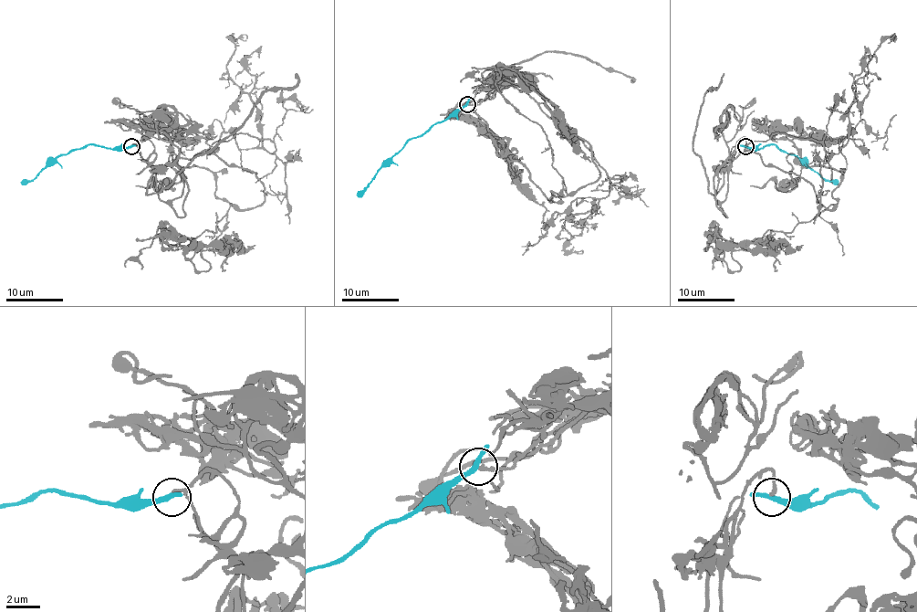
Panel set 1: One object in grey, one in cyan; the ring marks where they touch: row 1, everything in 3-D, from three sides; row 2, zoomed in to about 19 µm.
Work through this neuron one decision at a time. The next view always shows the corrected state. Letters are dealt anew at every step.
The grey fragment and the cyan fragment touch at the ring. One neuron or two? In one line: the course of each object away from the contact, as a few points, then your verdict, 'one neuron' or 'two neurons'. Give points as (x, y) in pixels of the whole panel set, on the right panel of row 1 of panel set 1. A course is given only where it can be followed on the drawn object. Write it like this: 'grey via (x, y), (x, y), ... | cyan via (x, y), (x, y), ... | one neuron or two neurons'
grey via (745, 146), (742, 137), (724, 165), (755, 152), (834, 205), (790, 232), (711, 238), (734, 249), (803, 245) | cyan via (745, 146), (760, 149), (775, 144), (795, 154), (824, 178), (838, 183) | two neurons

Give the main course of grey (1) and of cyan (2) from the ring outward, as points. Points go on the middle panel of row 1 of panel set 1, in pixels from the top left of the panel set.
1: (468, 103), (525, 90), (589, 146), (592, 183), (567, 193), (547, 134), (494, 83), (510, 69), (591, 162)
2: (468, 103), (409, 141), (358, 197)

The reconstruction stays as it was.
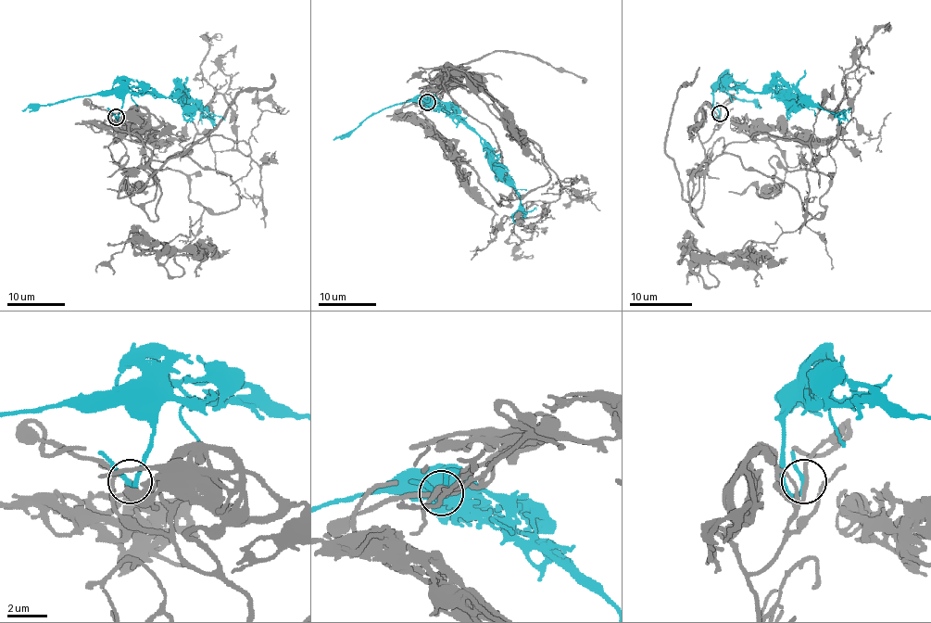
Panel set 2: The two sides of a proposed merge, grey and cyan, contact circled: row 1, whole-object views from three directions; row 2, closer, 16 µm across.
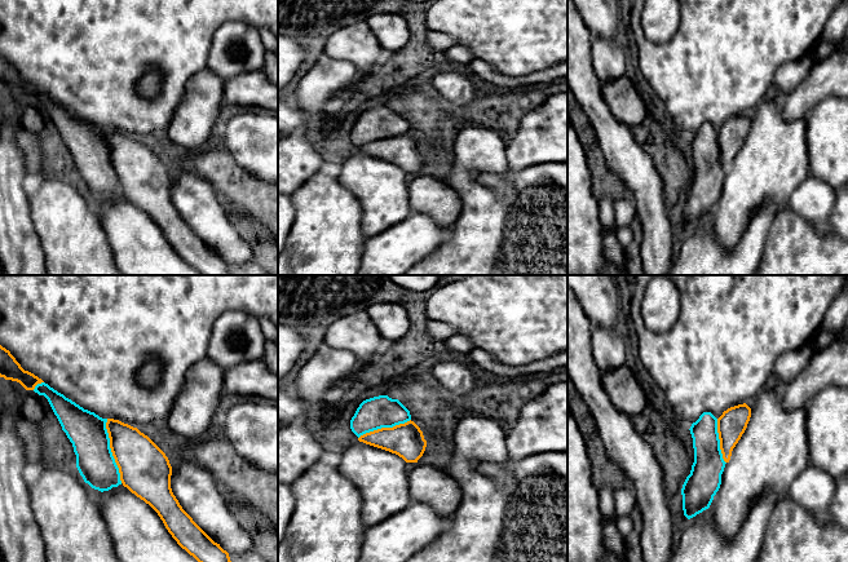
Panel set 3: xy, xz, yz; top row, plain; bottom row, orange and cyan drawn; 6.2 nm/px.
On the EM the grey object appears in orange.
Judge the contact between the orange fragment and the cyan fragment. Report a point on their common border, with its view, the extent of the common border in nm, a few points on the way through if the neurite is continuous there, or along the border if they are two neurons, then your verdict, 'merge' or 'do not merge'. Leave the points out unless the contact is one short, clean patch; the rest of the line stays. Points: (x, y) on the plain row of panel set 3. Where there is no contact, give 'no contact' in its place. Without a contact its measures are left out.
contact xy (111, 162); length 420 nm; merge

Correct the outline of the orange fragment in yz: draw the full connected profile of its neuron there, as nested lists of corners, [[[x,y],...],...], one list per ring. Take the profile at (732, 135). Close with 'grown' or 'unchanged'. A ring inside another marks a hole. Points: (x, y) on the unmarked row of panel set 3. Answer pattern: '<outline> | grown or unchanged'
[[[743,114],[728,119],[716,129],[703,123],[692,134],[694,173],[683,199],[684,226],[690,230],[708,220],[720,199],[721,185],[732,161],[745,143],[751,119]]] | grown

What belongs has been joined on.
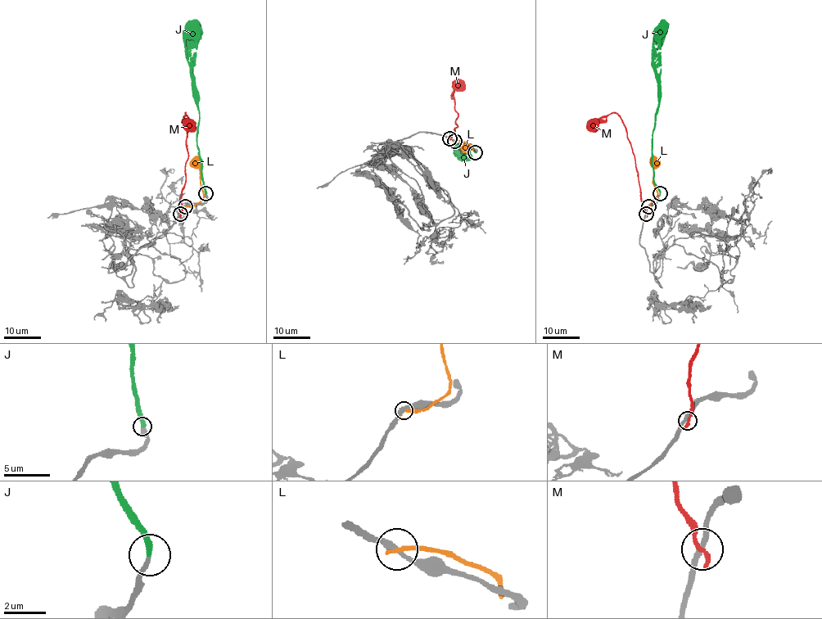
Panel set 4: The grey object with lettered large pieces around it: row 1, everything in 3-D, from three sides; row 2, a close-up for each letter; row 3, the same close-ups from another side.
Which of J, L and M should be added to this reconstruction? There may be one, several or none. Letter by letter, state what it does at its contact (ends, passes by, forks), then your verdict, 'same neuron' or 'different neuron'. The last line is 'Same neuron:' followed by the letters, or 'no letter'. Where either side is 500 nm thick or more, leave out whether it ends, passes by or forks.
J: it ends | same neuron
L: it ends | different neuron
M: it ends | different neuron
Same neuron: J

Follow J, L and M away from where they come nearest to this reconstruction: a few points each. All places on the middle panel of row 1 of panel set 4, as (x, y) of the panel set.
J: (474, 152), (471, 145), (466, 145), (468, 148), (465, 151), (458, 148), (461, 155), (465, 155)
L: (454, 141), (464, 141), (472, 149), (470, 146), (463, 146)
M: (449, 138), (457, 127), (458, 114), (453, 91), (458, 89), (463, 81)

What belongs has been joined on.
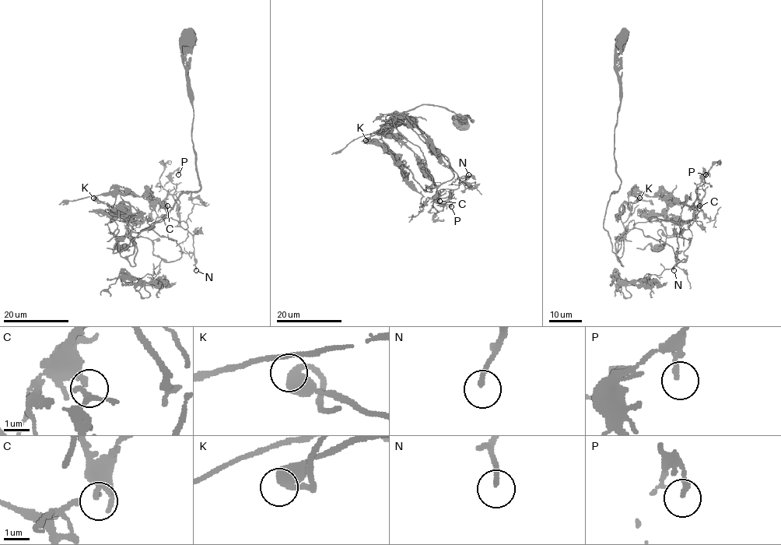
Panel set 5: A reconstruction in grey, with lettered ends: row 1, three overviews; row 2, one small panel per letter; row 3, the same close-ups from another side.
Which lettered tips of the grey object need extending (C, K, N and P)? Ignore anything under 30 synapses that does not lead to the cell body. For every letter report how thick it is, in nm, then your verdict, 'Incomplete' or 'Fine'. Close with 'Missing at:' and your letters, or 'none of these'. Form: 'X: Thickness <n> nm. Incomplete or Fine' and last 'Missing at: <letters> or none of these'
C: Thickness 280 nm. Fine
K: Thickness 380 nm. Fine
N: Thickness 180 nm. Incomplete
P: Thickness 180 nm. Fine
Missing at: N

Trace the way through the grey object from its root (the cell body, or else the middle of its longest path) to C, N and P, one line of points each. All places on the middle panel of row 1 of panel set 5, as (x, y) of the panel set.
C: (460, 125), (464, 115), (473, 121), (425, 104), (386, 117), (421, 135), (457, 174), (459, 186), (439, 201)
N: (460, 125), (464, 115), (473, 121), (425, 104), (386, 117), (421, 135), (460, 181), (468, 174)
P: (460, 125), (464, 115), (473, 121), (425, 104), (386, 117), (450, 163), (460, 181), (446, 198), (451, 206)

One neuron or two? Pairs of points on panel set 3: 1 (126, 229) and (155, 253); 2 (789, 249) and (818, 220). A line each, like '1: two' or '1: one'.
1: one
2: two

